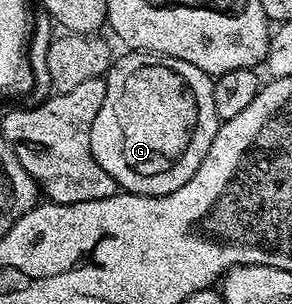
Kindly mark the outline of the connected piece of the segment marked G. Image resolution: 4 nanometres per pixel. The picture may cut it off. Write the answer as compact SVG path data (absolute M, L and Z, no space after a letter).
M128 50L114 60L111 70L105 78L105 101L101 101L101 110L93 121L93 129L89 133L89 145L97 165L113 177L116 188L128 195L168 195L193 173L205 161L205 153L209 153L209 145L213 145L213 137L219 131L220 120L217 109L213 109L213 79L205 74L197 65L189 65L189 61L181 61L168 55L153 55L149 51Z

